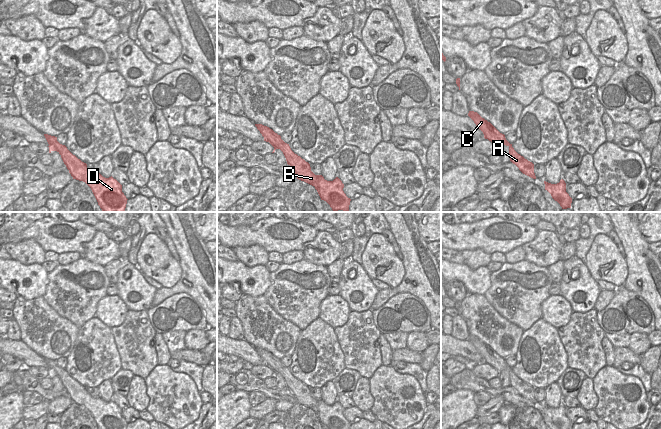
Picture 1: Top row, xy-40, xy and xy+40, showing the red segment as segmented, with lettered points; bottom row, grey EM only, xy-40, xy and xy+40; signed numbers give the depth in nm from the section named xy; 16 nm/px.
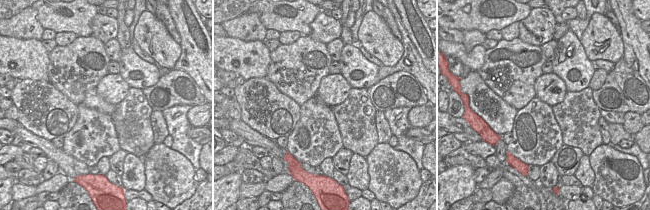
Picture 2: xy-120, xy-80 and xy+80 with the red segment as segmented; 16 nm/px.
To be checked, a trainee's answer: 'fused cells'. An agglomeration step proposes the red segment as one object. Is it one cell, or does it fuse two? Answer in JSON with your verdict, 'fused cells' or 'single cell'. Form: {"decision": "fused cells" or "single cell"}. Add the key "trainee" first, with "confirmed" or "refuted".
{"trainee": "refuted", "decision": "single cell"}

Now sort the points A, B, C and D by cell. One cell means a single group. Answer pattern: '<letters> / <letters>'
A B C D

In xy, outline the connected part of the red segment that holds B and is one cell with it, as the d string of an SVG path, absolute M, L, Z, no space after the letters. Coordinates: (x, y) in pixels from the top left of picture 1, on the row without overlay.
M255 348L255 350L264 361L264 365L269 366L274 371L272 377L276 373L280 373L287 388L295 396L297 403L314 410L321 424L326 425L329 429L350 429L351 423L344 417L344 408L338 401L333 405L327 405L322 399L315 399L311 395L310 388L295 378L289 368L281 363L280 359L262 348Z

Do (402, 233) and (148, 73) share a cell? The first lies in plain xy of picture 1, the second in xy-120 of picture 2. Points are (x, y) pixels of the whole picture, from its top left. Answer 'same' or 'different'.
different

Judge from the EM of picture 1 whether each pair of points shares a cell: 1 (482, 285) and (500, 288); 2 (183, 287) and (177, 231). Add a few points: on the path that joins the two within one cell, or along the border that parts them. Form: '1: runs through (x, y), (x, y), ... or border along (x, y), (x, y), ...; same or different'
1: border along (491, 272), (490, 287), (483, 294); different
2: runs through (193, 280), (193, 258), (188, 247); same

